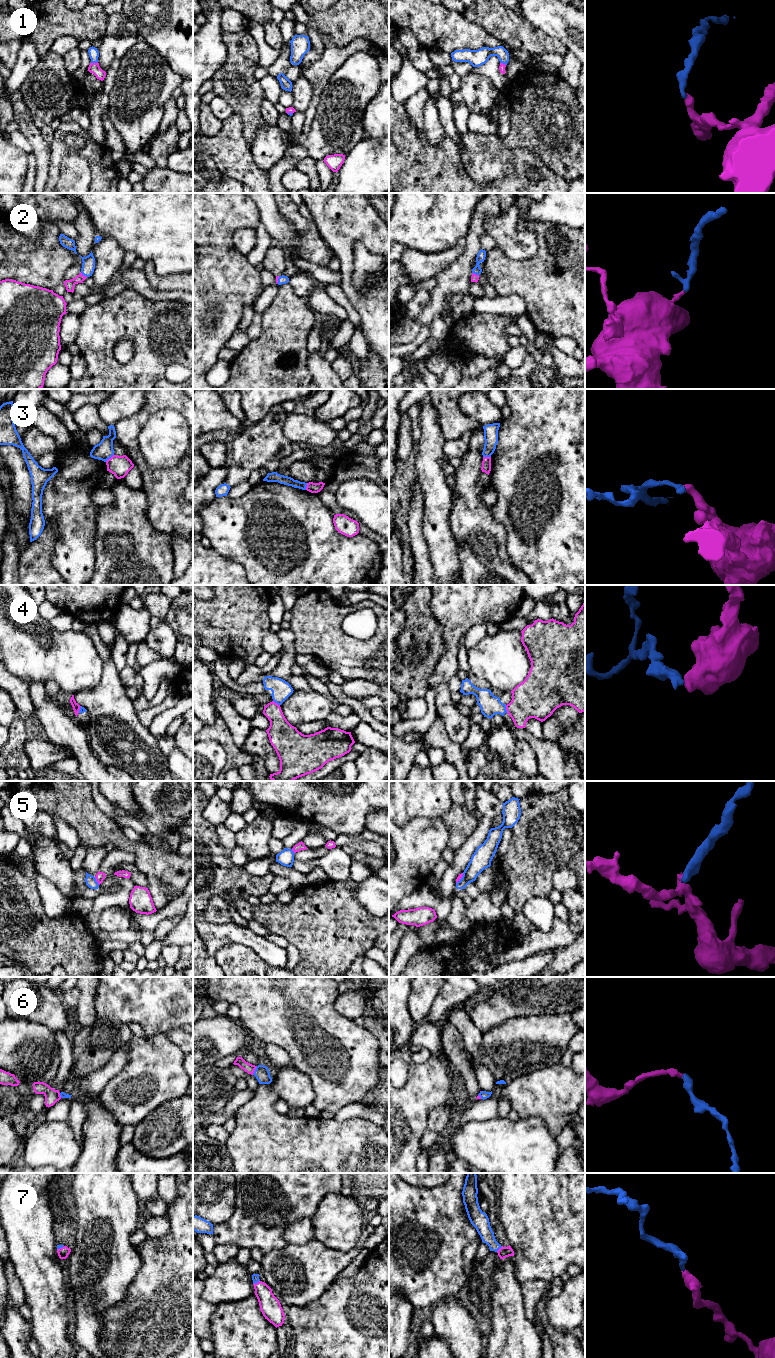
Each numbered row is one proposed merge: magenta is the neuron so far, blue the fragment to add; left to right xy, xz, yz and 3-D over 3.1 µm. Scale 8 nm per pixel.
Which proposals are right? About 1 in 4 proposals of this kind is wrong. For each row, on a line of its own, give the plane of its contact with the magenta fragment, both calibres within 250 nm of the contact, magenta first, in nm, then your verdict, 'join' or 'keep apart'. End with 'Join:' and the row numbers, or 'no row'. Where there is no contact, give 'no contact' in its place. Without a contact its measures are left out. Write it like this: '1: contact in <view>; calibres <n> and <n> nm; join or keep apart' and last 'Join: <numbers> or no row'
1: contact in xy; calibres 90 and 80 nm; join
2: contact in xy; calibres 80 and 110 nm; join
3: contact in xy; calibres 160 and 150 nm; keep apart
4: contact in yz; calibres 320 and 170 nm; keep apart
5: contact in xy; calibres 80 and 90 nm; keep apart
6: contact in xz; calibres 80 and 120 nm; join
7: contact in xz; calibres 160 and 60 nm; join
Join: 1, 2, 6, 7

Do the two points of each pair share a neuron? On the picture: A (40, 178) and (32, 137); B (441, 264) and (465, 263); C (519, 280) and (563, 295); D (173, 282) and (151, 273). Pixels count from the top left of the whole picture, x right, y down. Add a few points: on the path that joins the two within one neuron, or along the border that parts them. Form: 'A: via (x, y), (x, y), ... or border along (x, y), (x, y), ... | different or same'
A: via (41, 168), (40, 147) | same
B: border along (462, 243), (463, 252), (447, 268), (435, 276) | different
C: via (530, 280), (540, 280), (552, 284) | same
D: via (168, 282), (160, 282), (156, 278) | same

